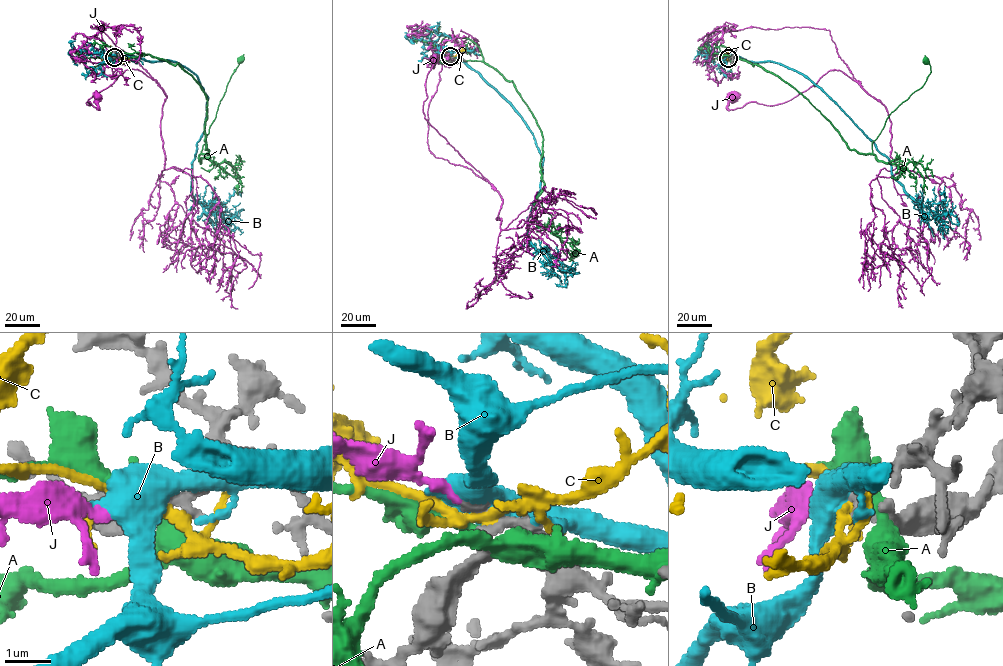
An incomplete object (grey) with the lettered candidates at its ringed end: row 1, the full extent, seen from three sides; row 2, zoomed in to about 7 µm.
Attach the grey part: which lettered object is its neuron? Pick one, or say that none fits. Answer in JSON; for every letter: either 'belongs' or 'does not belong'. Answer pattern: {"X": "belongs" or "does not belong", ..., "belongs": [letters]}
{"A": "does not belong", "B": "does not belong", "C": "does not belong", "J": "belongs", "belongs": ["J"]}

